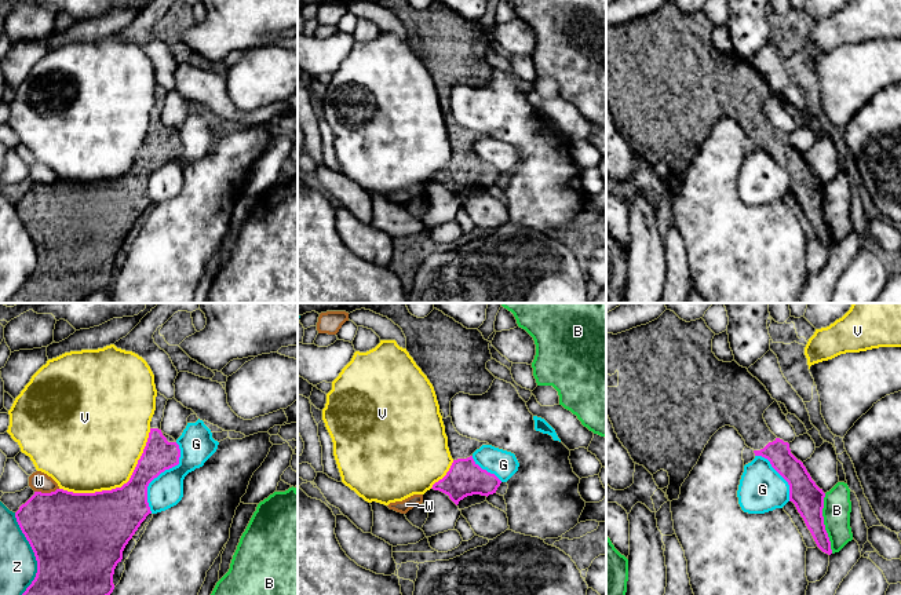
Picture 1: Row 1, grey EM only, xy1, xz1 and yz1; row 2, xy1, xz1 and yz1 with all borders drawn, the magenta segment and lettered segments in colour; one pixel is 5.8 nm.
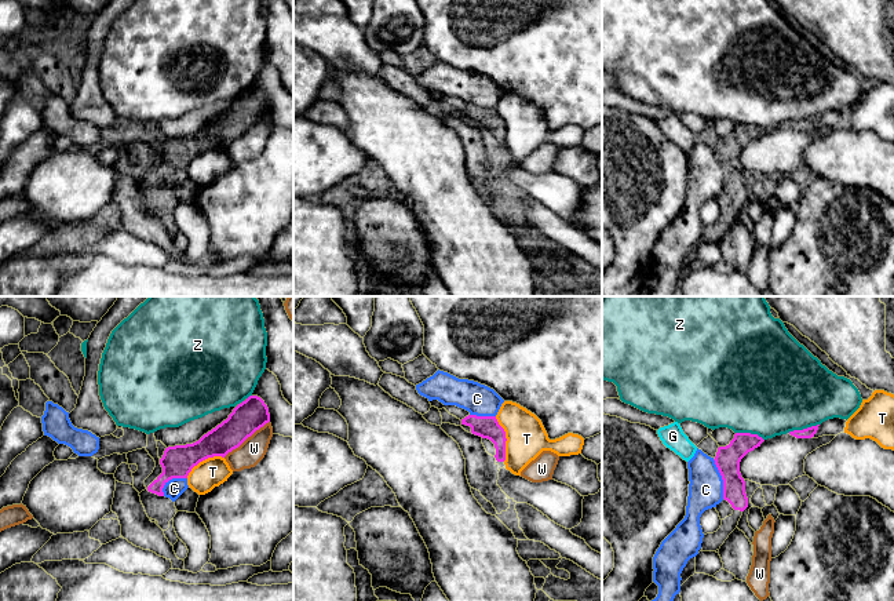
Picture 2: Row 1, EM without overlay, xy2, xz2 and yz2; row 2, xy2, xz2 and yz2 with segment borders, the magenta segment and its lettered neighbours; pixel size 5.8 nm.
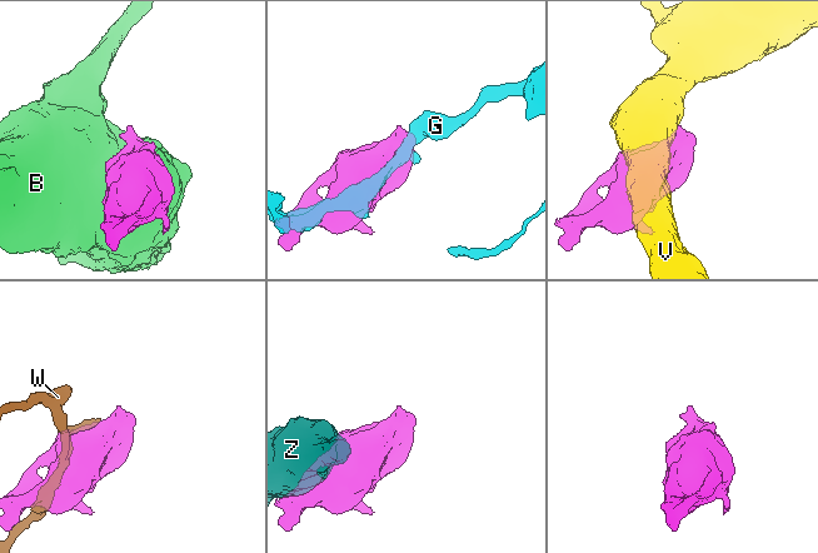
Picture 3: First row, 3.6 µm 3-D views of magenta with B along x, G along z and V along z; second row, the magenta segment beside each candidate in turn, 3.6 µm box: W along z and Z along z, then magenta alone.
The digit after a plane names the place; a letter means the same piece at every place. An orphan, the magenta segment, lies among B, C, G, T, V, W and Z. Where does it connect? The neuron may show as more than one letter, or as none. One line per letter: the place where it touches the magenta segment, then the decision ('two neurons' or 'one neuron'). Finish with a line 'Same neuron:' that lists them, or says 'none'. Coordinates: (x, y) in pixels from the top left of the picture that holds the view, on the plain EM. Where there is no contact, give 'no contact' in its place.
B: contact yz1 (823, 215); two neurons
C: contact yz2 (722, 170); two neurons
G: contact xy1 (159, 165); two neurons
T: contact xz2 (506, 130); two neurons
V: contact xy1 (119, 179); two neurons
W: contact xy2 (245, 130); two neurons
Z: contact xy1 (37, 254); two neurons
Same neuron: none

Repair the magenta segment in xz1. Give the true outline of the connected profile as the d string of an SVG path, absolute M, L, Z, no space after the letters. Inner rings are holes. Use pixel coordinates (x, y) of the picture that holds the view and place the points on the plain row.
M470 147L453 152L446 167L435 174L431 180L448 186L457 197L467 187L481 186L488 189L496 185L500 175L501 172L495 165L482 161Z

